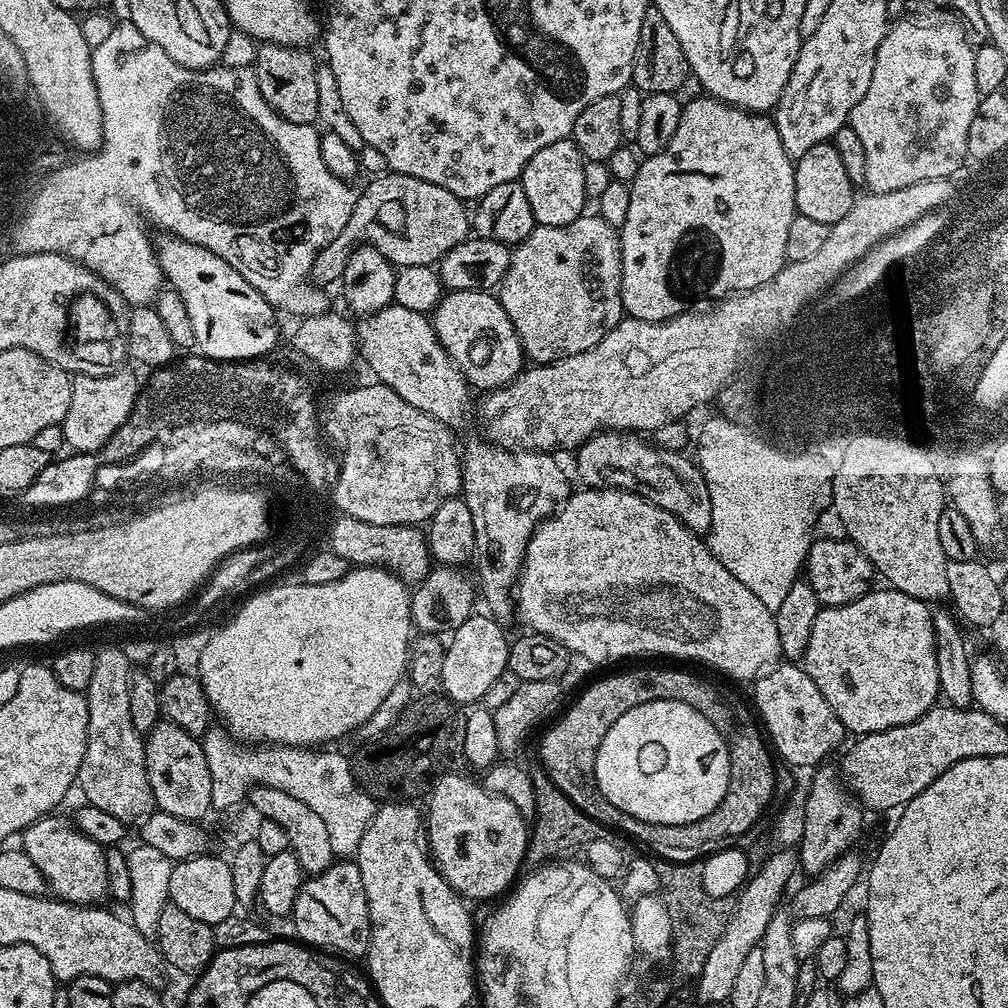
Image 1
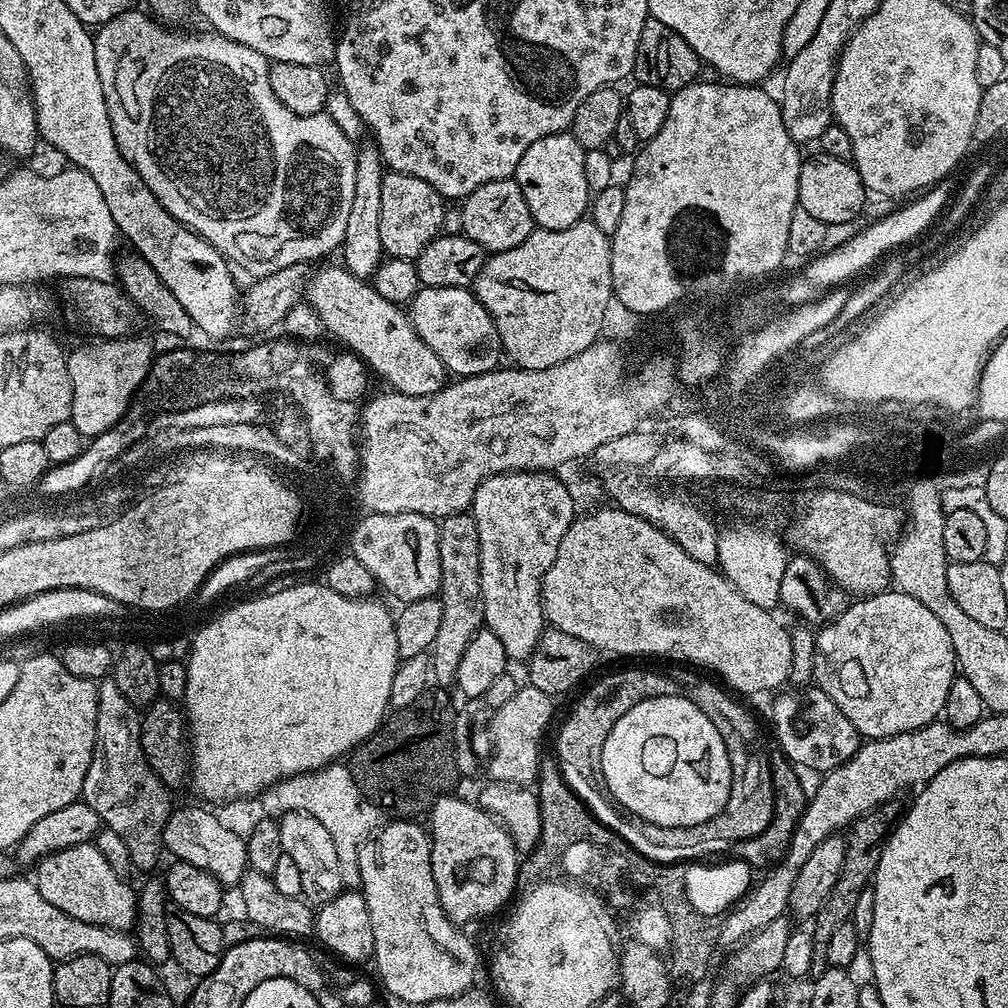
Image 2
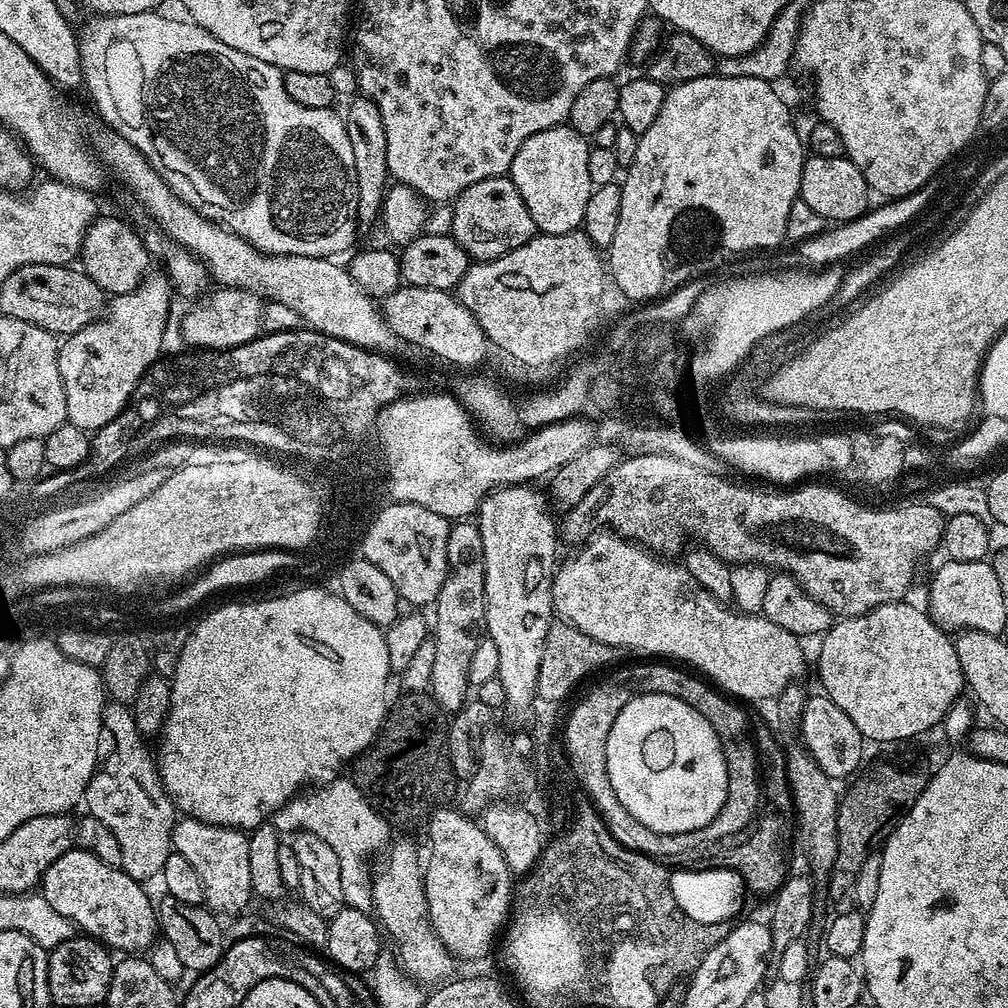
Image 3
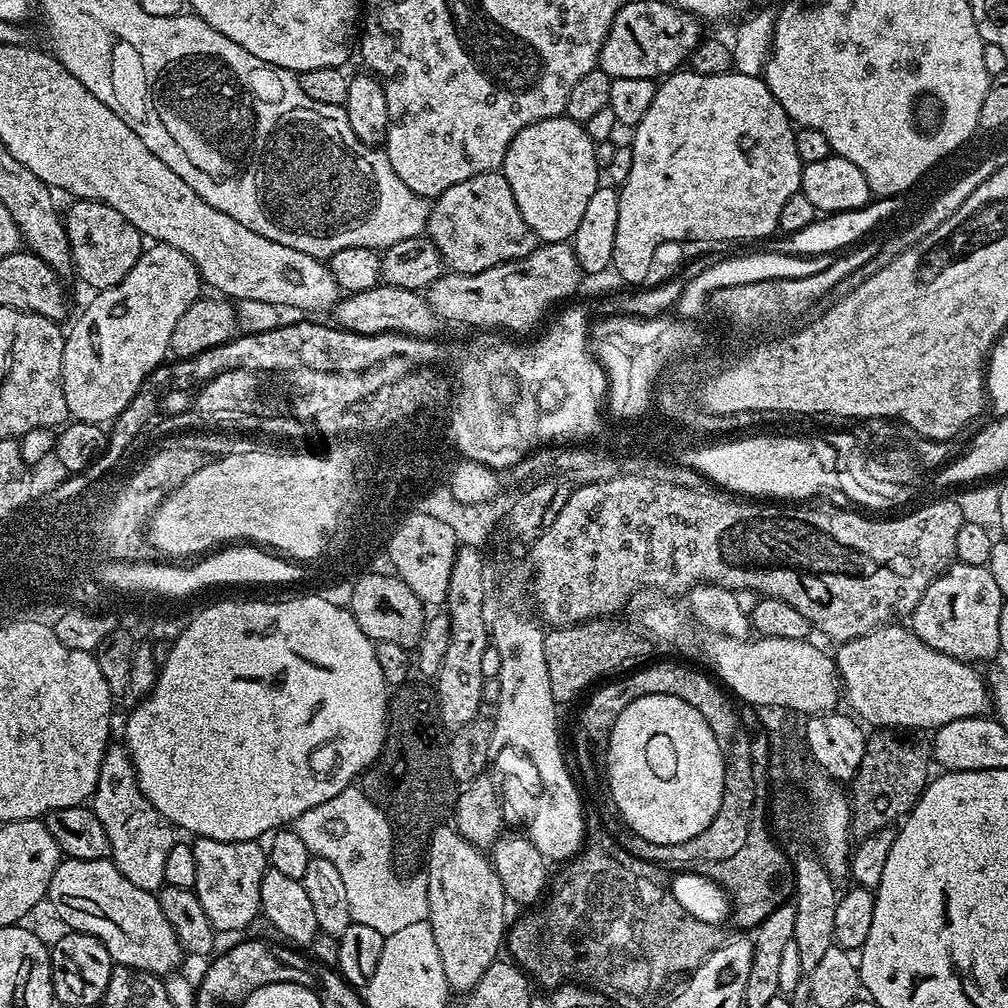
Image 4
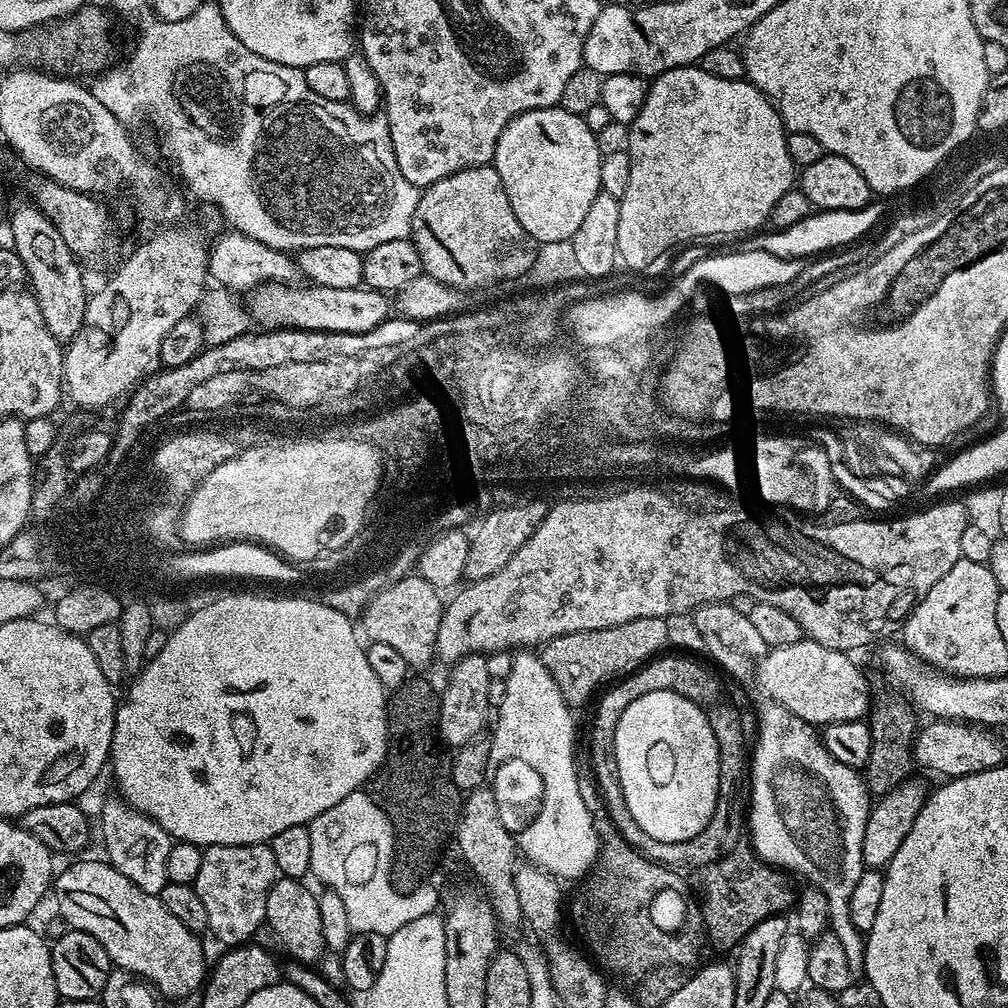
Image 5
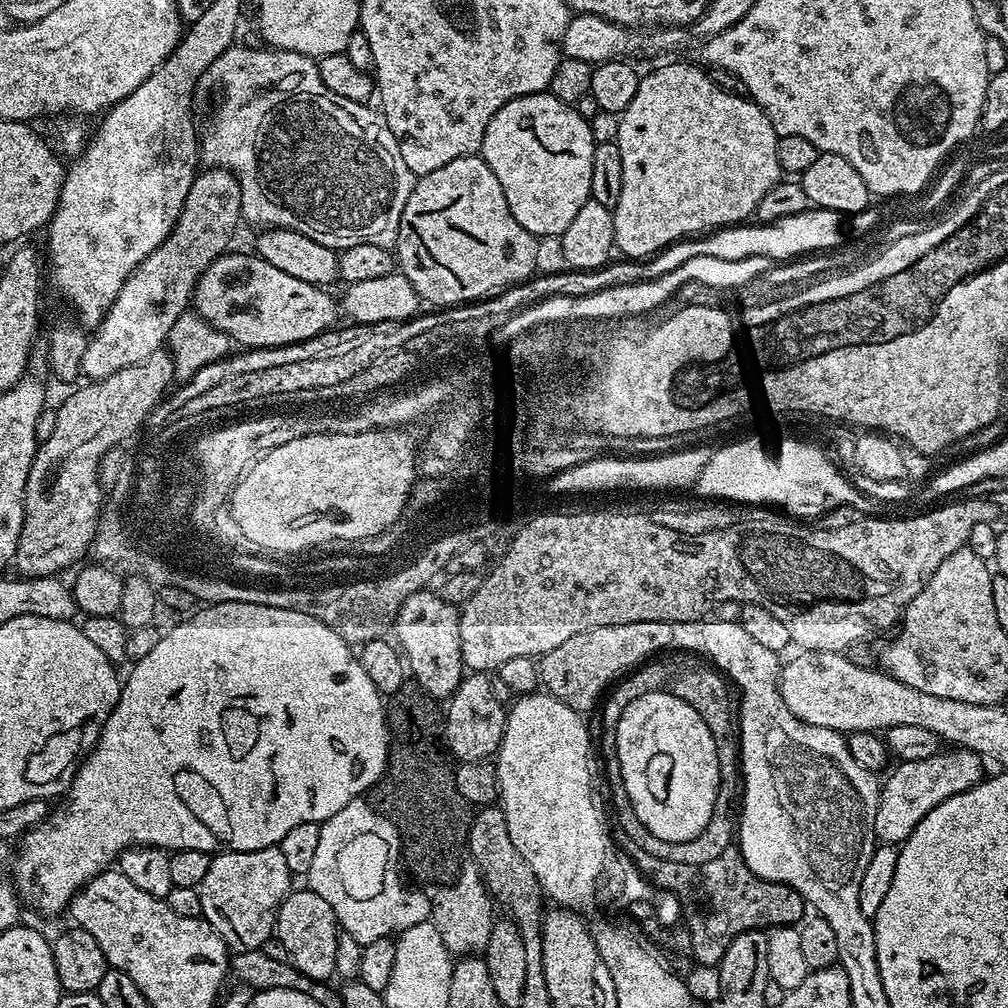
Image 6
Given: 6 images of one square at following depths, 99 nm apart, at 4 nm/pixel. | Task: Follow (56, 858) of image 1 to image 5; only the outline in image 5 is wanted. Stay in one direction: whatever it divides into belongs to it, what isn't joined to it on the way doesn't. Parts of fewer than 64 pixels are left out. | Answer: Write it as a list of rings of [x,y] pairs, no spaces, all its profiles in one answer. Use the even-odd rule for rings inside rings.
[[[80,860],[55,877],[54,896],[56,892],[60,916],[68,923],[65,925],[98,938],[115,967],[147,980],[161,996],[188,996],[196,987],[197,991],[206,980],[201,937],[186,930],[159,896],[138,890],[130,878],[100,860]]]

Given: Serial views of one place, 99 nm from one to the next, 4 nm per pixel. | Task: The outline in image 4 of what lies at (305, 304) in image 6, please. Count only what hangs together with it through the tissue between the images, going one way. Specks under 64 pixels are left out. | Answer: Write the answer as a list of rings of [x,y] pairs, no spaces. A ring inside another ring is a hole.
[[[383,282],[370,290],[362,290],[345,295],[336,301],[335,323],[347,332],[358,335],[378,335],[380,333],[403,333],[406,336],[431,337],[438,325],[438,316],[433,305],[423,300],[419,291],[399,288]]]

